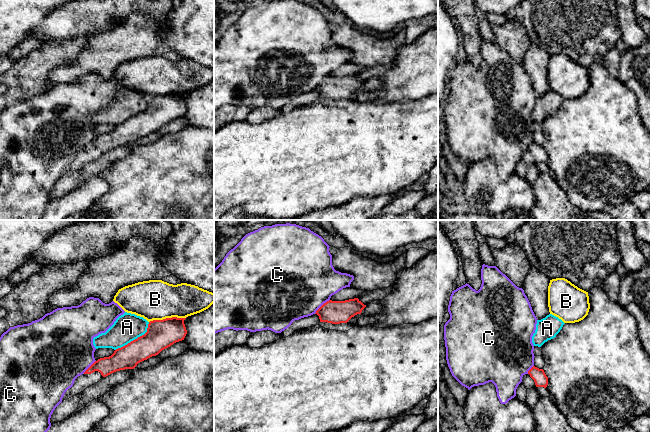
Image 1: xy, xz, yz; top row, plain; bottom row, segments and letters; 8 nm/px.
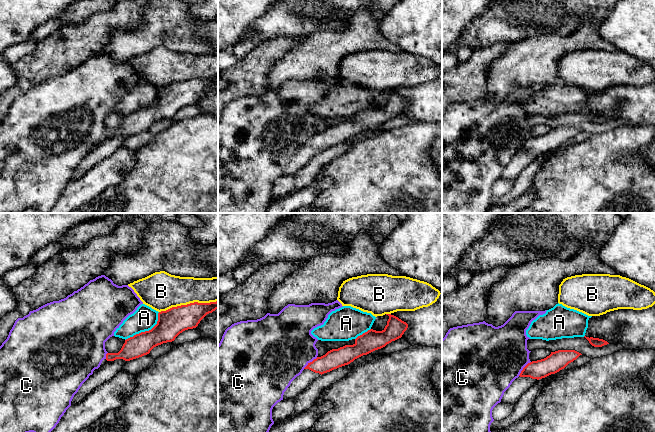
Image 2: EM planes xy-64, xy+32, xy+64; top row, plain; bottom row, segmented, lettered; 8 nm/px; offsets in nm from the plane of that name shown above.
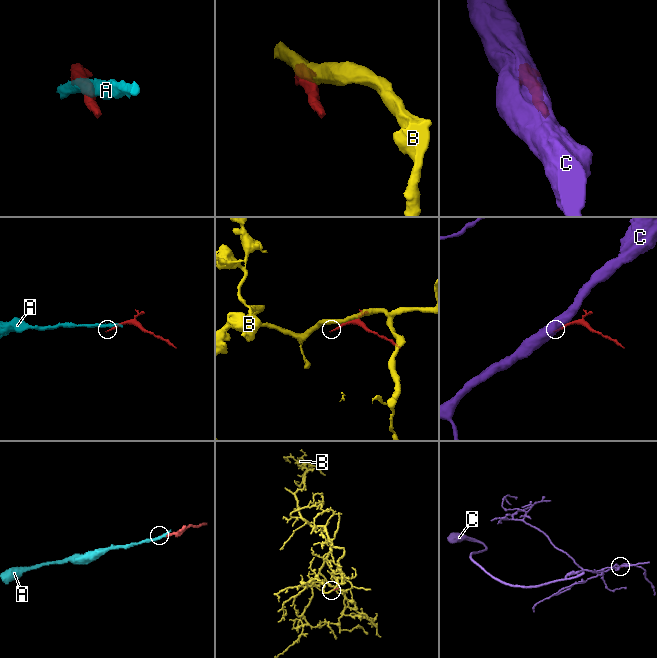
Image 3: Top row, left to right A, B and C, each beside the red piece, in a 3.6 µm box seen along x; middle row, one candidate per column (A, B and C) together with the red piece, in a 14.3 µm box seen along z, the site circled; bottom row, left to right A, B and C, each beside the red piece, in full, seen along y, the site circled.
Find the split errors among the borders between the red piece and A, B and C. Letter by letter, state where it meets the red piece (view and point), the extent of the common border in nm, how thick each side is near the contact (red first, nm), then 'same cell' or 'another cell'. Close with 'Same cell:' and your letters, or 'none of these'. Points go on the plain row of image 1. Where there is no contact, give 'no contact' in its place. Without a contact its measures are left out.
A: xy (135, 115) | 360 nm | 240/220 nm | another cell
B: xy (167, 94) | 300 nm | 240/320 nm | another cell
C: xz (321, 82) | 170 nm | 190/500 nm | another cell
Same cell: none of these

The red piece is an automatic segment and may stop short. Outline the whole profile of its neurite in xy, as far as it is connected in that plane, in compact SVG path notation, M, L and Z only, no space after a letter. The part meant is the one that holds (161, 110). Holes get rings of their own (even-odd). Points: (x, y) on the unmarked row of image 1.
M172 93L150 97L144 111L116 125L111 132L98 135L78 152L73 162L65 168L62 177L83 168L116 147L134 145L138 139L184 116L187 110L185 95Z

